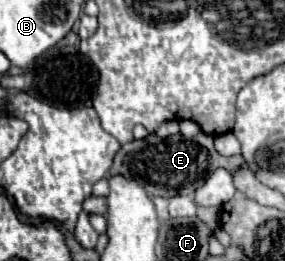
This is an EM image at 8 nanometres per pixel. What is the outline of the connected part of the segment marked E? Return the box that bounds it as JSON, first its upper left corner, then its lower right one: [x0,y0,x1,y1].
[110,132,244,198]

